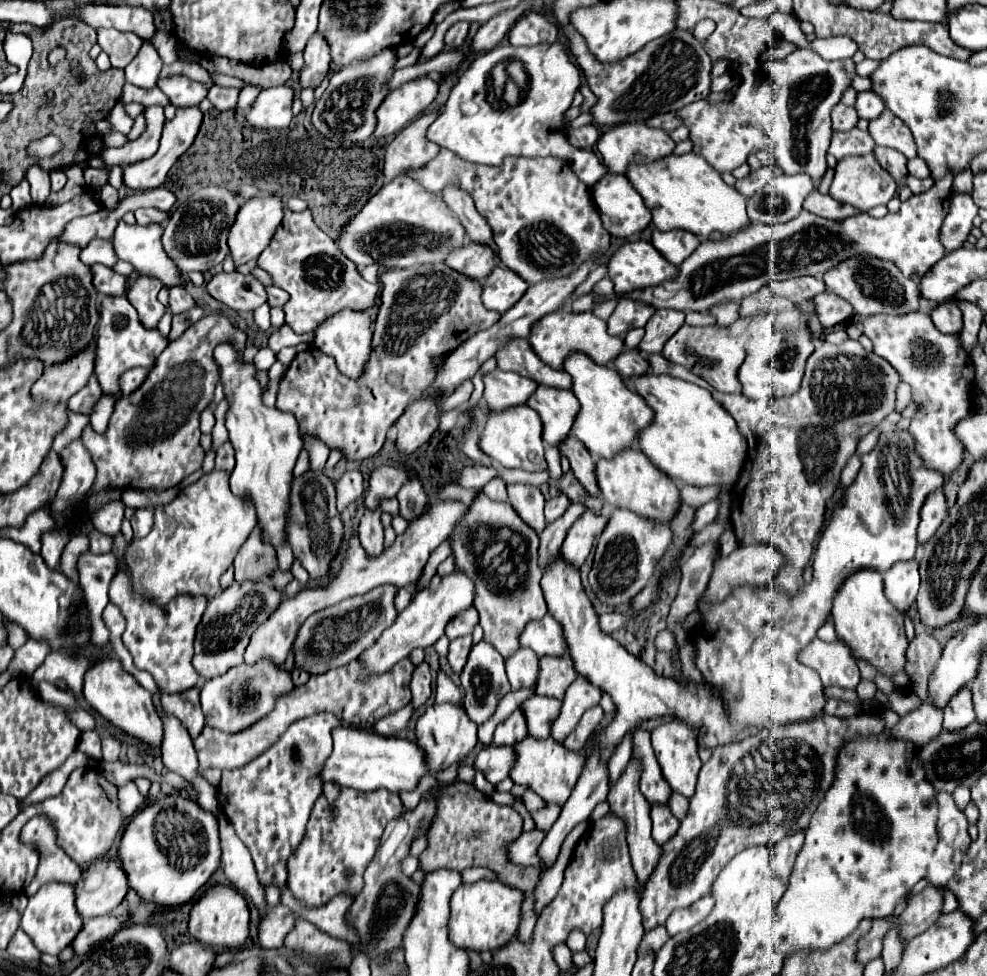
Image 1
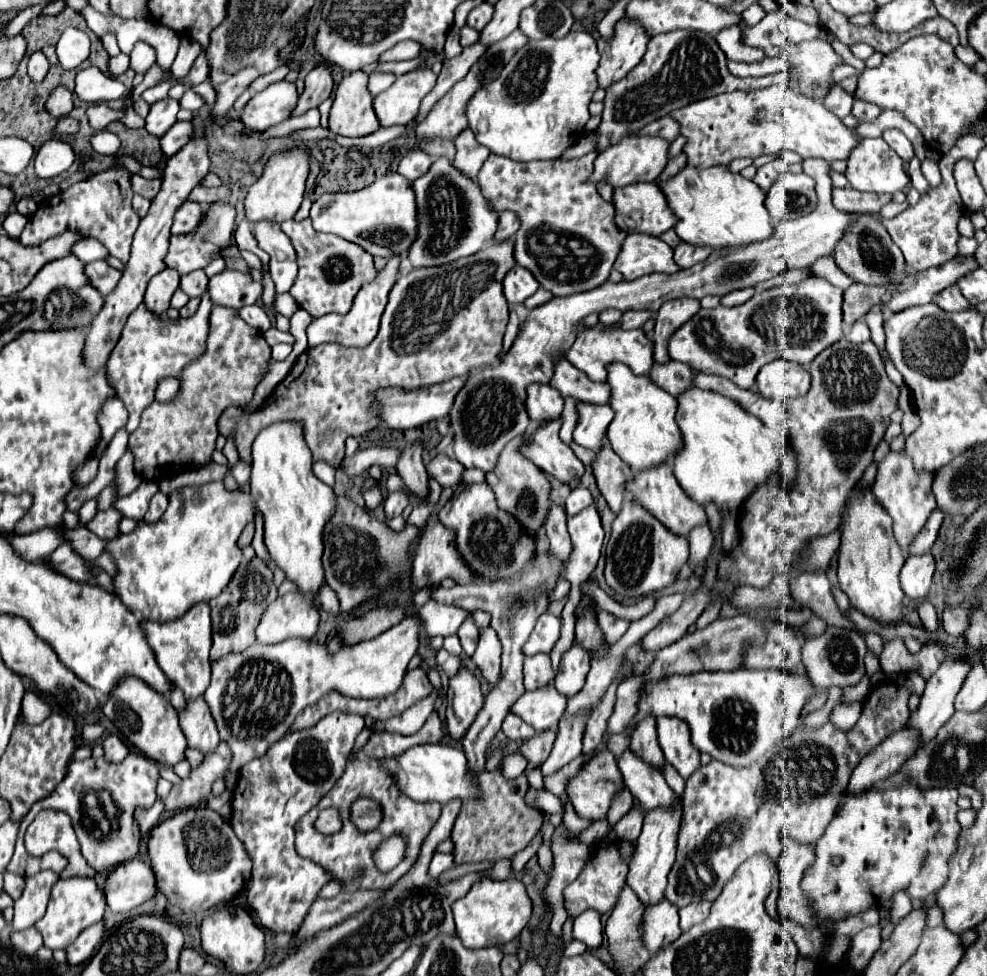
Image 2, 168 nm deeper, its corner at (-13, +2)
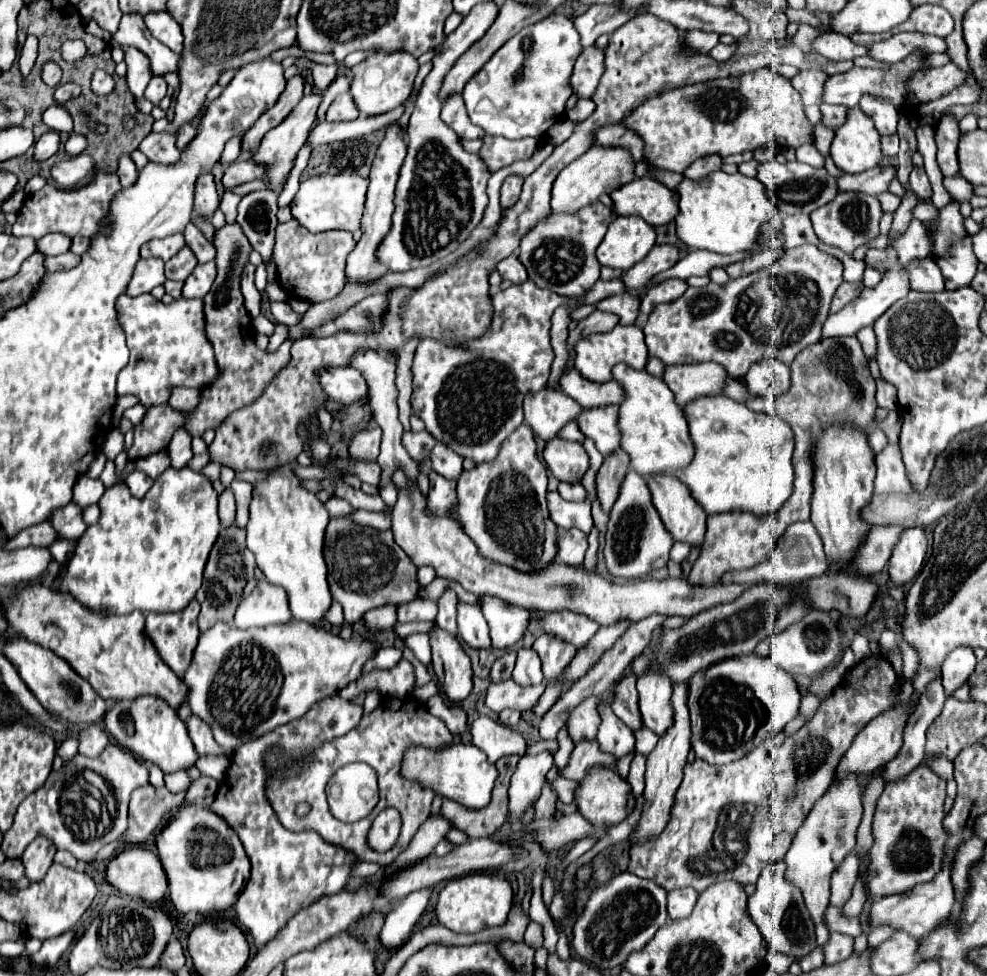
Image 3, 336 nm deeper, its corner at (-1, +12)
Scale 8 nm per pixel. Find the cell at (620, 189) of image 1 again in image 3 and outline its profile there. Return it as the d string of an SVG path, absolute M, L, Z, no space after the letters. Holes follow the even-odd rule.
M643 176L611 192L613 208L619 216L641 216L651 226L673 222L679 212L679 196L655 178Z

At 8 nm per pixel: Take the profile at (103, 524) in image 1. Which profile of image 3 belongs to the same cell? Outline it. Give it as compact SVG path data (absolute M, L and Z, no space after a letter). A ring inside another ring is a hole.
M75 502L63 506L63 510L55 510L55 518L49 518L49 522L59 530L61 538L77 540L87 530L87 524L83 520L83 508Z

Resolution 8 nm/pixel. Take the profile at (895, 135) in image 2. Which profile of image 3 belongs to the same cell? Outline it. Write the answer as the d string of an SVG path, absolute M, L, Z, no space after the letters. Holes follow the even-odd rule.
M863 98L863 102L859 102L859 108L867 116L871 116L871 120L875 122L875 128L881 136L893 136L897 132L899 114L891 104L879 102L875 98Z

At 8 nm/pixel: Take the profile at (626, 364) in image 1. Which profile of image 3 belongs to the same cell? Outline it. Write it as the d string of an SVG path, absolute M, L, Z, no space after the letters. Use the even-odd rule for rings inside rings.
M715 362L687 364L687 366L665 366L663 380L673 390L677 404L685 406L691 398L721 394L727 372Z

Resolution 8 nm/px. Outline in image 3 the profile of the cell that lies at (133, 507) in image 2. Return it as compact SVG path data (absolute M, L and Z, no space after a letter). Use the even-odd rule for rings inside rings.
M81 476L73 488L73 500L79 502L79 506L91 506L99 504L101 496L105 494L105 486L101 480L93 480L89 476Z

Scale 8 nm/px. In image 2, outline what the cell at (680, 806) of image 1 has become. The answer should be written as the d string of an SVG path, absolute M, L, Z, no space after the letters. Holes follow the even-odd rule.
M667 762L663 764L661 772L663 772L663 776L665 776L667 784L671 786L671 790L673 790L677 796L681 796L681 794L683 794L683 788L685 788L685 780L683 780L683 778L675 772L675 768L671 768Z

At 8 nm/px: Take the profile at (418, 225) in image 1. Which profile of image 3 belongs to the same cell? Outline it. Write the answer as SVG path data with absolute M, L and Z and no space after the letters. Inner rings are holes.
M321 174L301 182L299 192L291 202L291 214L297 218L309 232L327 232L327 230L361 230L361 218L365 212L369 178L359 174Z

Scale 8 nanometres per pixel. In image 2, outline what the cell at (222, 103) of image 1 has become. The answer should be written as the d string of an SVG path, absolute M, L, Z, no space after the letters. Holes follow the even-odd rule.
M203 82L203 84L199 84L199 86L191 86L191 90L193 90L195 94L199 94L207 104L213 104L213 102L215 102L215 90L211 88L209 82Z

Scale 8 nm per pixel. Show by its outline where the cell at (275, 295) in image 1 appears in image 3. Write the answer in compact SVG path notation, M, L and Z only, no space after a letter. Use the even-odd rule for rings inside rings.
M257 190L241 198L237 224L251 242L253 250L263 256L263 262L273 262L275 248L275 228L277 228L277 194L267 190Z

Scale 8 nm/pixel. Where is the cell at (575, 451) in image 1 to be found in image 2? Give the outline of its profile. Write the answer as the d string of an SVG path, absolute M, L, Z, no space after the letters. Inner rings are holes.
M605 444L605 448L597 454L597 460L593 462L593 474L597 478L599 492L607 500L609 508L619 514L625 484L633 478L633 470L613 452L609 444Z

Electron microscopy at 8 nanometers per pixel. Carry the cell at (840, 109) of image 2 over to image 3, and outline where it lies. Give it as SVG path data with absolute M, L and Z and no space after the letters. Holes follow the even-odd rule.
M807 68L791 80L795 90L801 94L805 106L811 106L811 104L819 106L823 102L821 98L823 98L825 82L827 82L827 74L823 74L819 68Z

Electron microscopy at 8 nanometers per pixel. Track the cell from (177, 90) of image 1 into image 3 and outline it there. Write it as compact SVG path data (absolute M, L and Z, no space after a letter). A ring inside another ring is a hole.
M159 12L159 14L147 14L143 18L145 18L145 24L151 30L151 34L161 44L165 44L171 52L183 50L183 32L181 32L181 26L171 18L171 14Z

